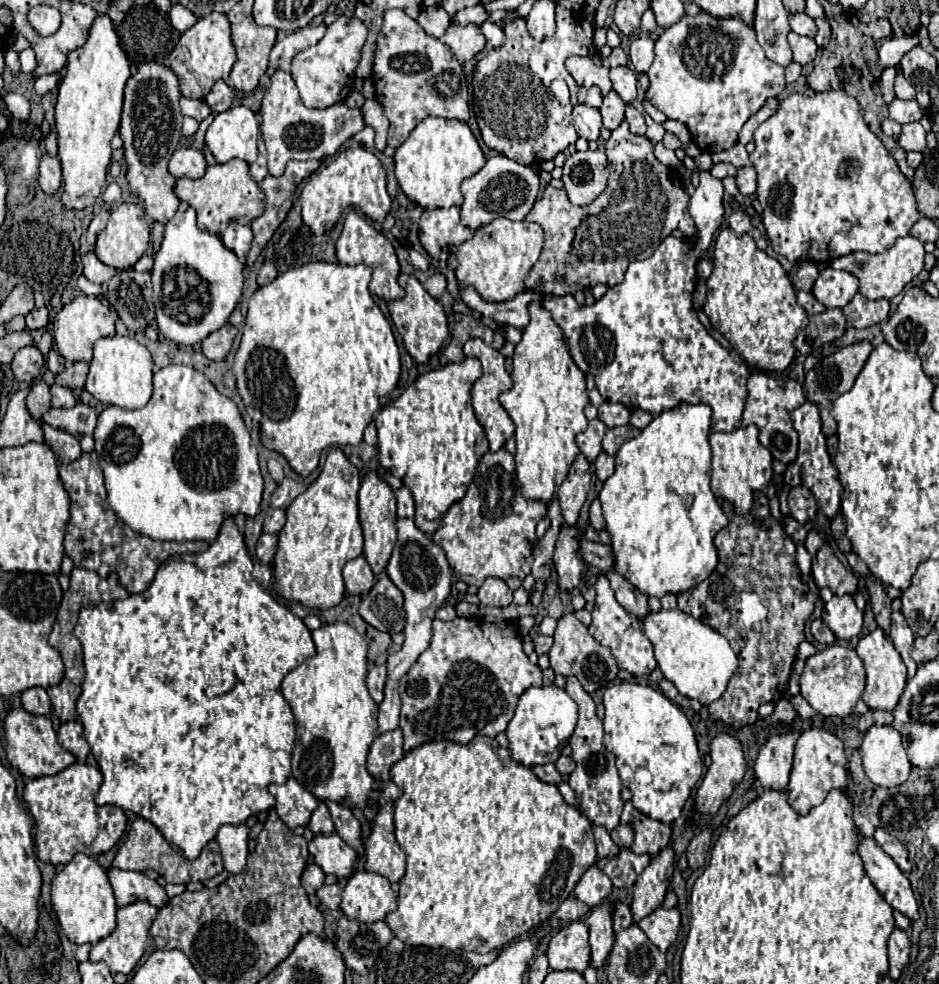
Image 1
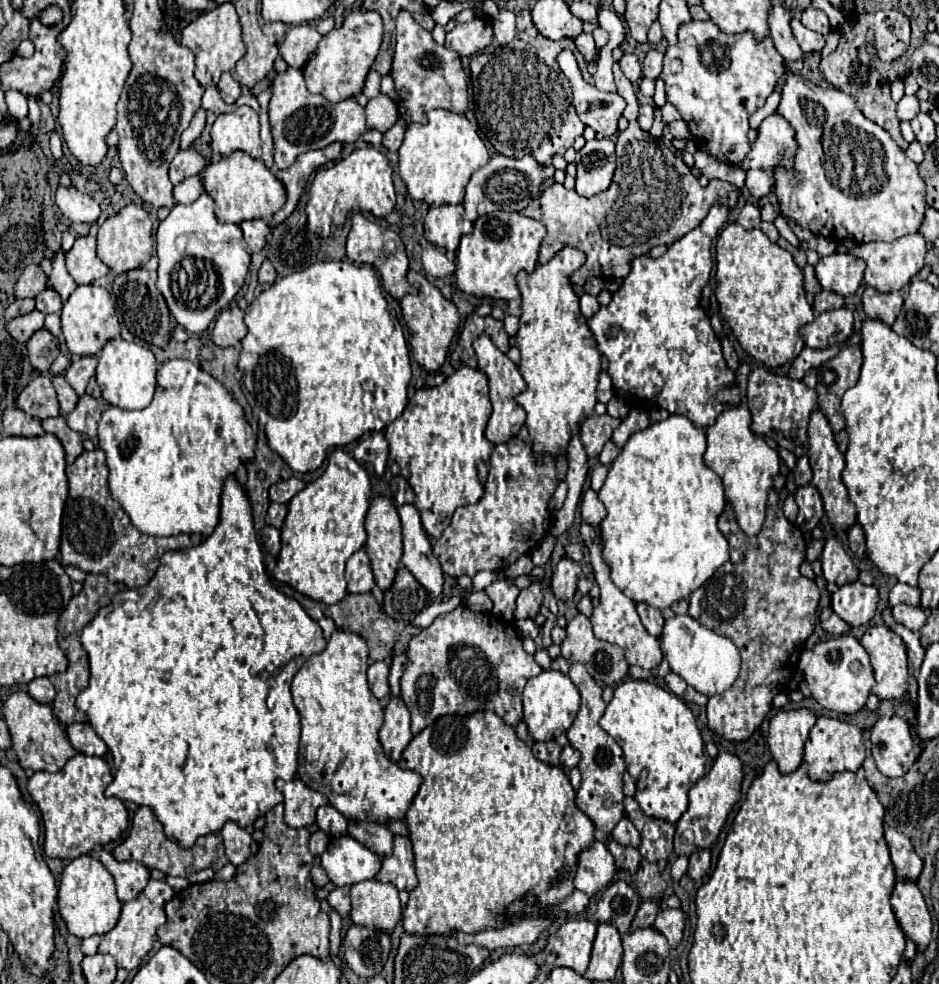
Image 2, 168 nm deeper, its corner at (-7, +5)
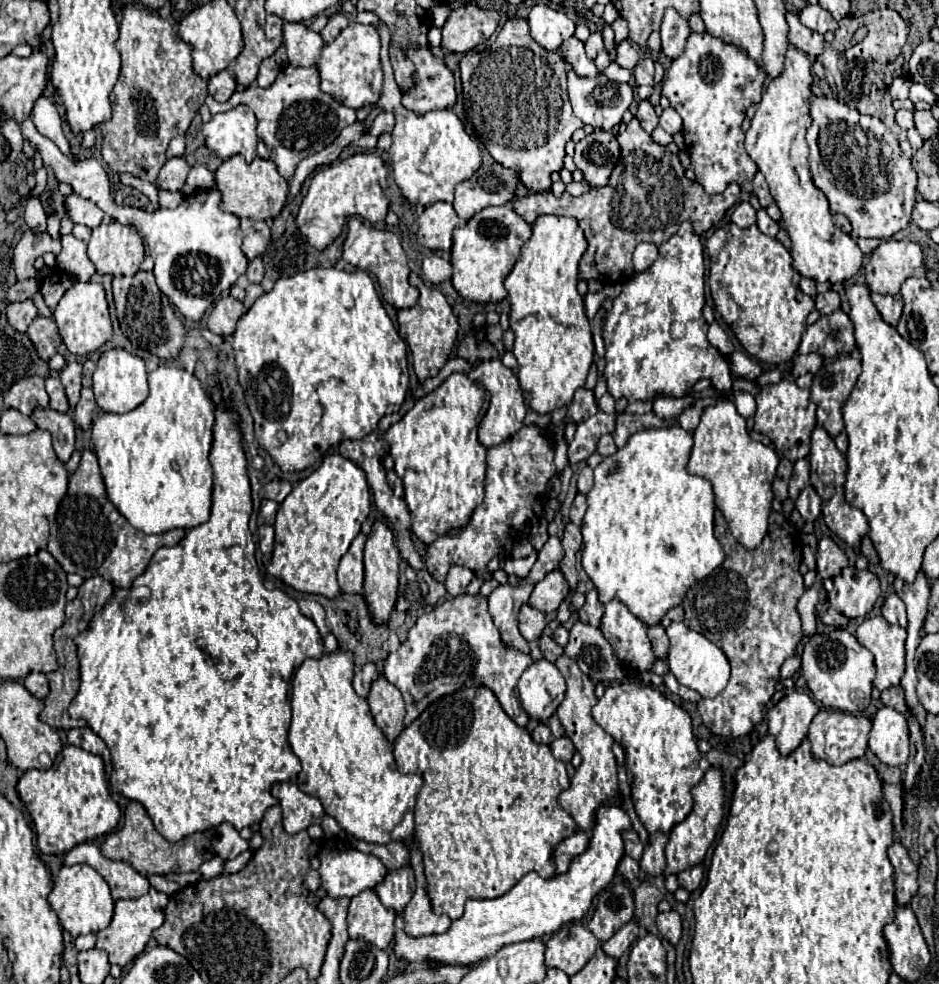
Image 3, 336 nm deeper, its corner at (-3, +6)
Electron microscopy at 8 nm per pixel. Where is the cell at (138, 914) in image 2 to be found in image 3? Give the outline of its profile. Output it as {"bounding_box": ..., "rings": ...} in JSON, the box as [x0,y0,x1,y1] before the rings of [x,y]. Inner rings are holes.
{"bounding_box":[97,887,169,967],"rings":[[[149,887],[149,891],[137,899],[127,899],[127,901],[117,901],[115,903],[115,915],[113,921],[107,929],[101,929],[97,933],[97,949],[103,949],[109,953],[109,963],[125,967],[131,963],[149,943],[151,933],[163,925],[163,909],[167,905],[169,897],[155,887]]]}

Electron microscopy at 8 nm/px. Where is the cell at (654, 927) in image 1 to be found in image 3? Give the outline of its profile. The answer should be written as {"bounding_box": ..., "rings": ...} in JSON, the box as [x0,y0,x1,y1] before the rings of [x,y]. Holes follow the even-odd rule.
{"bounding_box":[657,911,681,945],"rings":[[[677,911],[659,913],[657,915],[657,929],[663,939],[667,939],[671,945],[677,945],[681,939],[681,917]]]}

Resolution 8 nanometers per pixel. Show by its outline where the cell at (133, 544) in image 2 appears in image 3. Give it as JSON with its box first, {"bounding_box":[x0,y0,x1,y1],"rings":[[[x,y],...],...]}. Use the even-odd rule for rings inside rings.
{"bounding_box":[47,451,183,589],"rings":[[[83,451],[81,463],[69,477],[67,495],[63,497],[57,517],[51,525],[47,551],[61,563],[65,573],[77,573],[83,579],[95,577],[99,573],[115,587],[131,589],[133,581],[145,573],[153,553],[159,547],[177,545],[183,537],[183,529],[173,529],[161,535],[145,535],[131,527],[129,521],[107,499],[97,455],[93,451]]]}

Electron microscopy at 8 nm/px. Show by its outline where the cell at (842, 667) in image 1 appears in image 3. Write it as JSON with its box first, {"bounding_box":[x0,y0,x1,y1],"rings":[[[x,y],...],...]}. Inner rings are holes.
{"bounding_box":[803,629,875,713],"rings":[[[835,629],[827,635],[813,635],[811,641],[803,649],[803,677],[807,681],[809,691],[815,701],[825,705],[827,709],[861,713],[867,709],[871,701],[875,665],[873,655],[845,629]]]}

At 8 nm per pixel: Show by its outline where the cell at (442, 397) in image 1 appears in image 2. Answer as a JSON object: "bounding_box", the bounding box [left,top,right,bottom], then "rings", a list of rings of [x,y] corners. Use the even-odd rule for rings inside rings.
{"bounding_box":[385,366,493,538],"rings":[[[463,366],[455,370],[441,386],[417,390],[405,408],[405,412],[385,428],[385,438],[389,442],[389,458],[395,460],[401,468],[401,476],[411,484],[415,492],[415,508],[421,514],[423,528],[429,536],[439,538],[443,530],[451,524],[455,508],[465,504],[477,504],[483,496],[487,472],[489,472],[489,454],[493,444],[485,438],[485,424],[491,416],[487,376],[481,370]]]}

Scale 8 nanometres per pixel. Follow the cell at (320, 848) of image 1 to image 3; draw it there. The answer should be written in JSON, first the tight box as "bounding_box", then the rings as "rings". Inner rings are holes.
{"bounding_box":[319,841,387,899],"rings":[[[329,841],[323,845],[319,853],[319,861],[321,861],[321,867],[319,867],[321,887],[327,891],[329,897],[349,897],[351,899],[365,889],[373,889],[387,875],[385,865],[375,855],[361,853],[349,845],[343,847],[343,843],[337,843],[337,841]]]}

